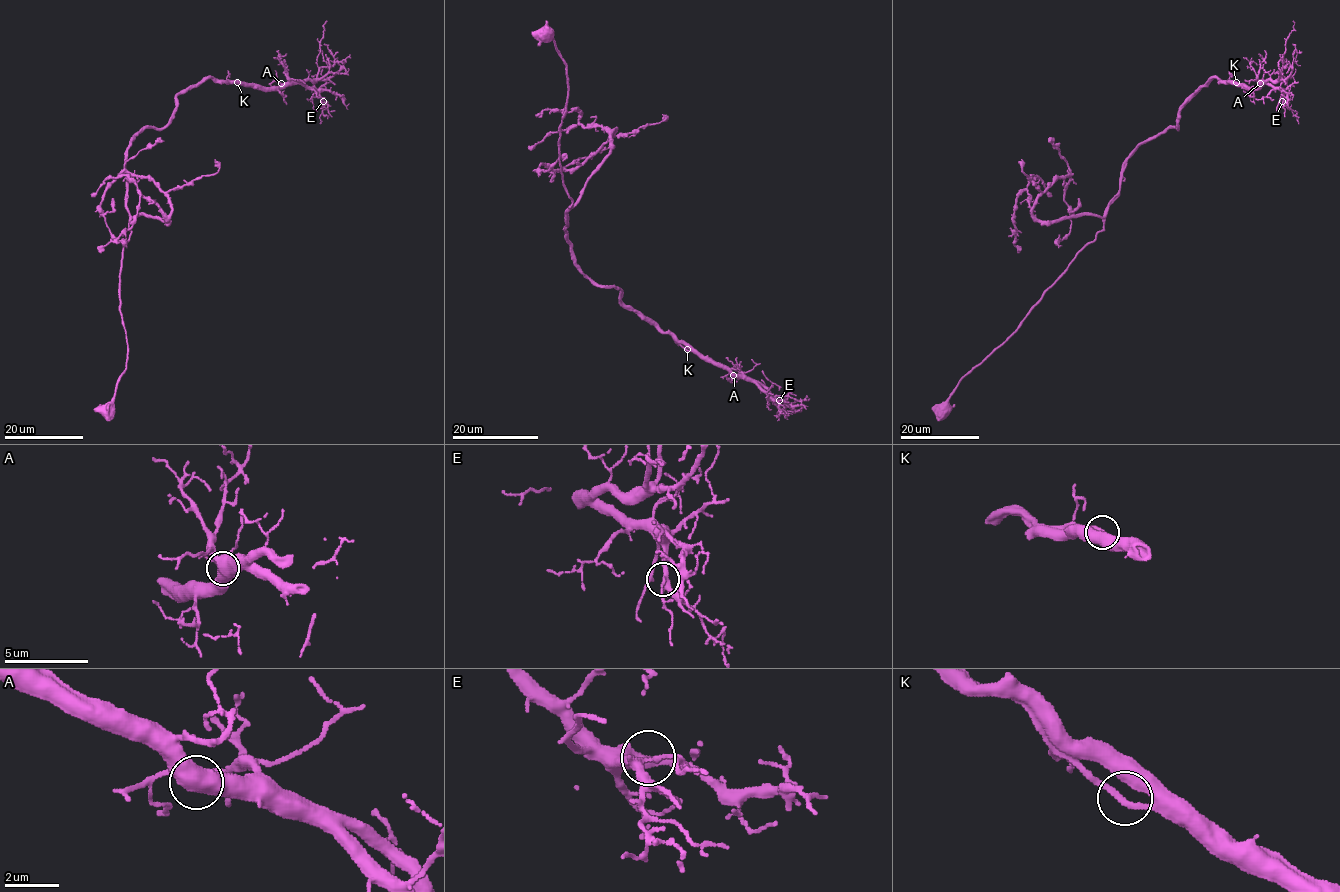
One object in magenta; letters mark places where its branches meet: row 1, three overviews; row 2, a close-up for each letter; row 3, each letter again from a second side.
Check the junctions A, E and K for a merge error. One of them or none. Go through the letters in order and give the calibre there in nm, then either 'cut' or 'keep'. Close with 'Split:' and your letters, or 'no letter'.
A: 320 nm | keep
E: 260 nm | keep
K: 220 nm | keep
Split: no letter

